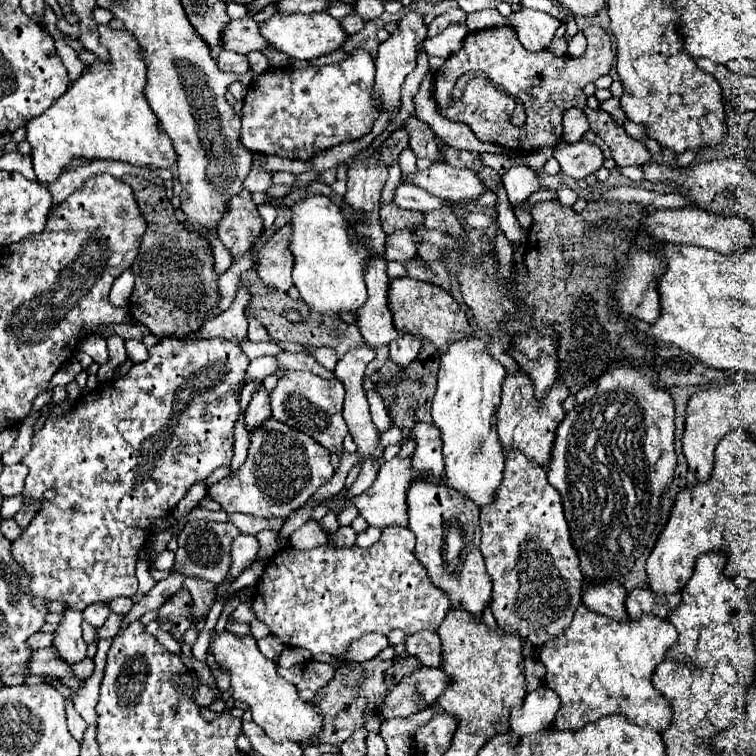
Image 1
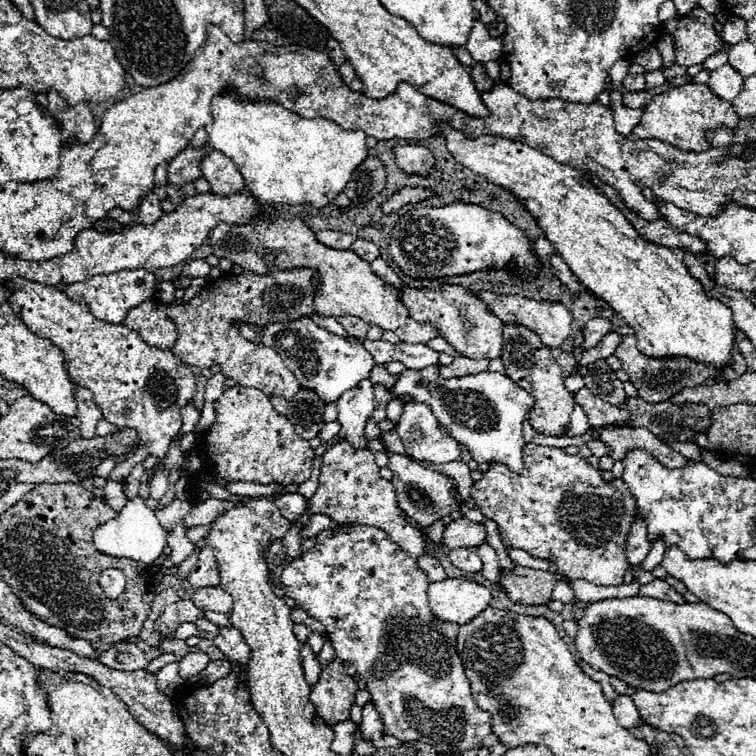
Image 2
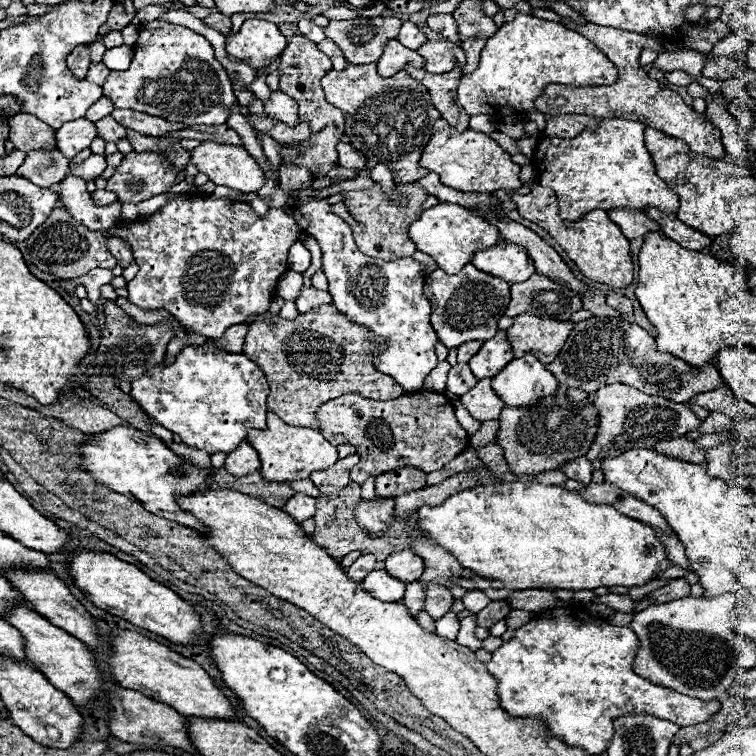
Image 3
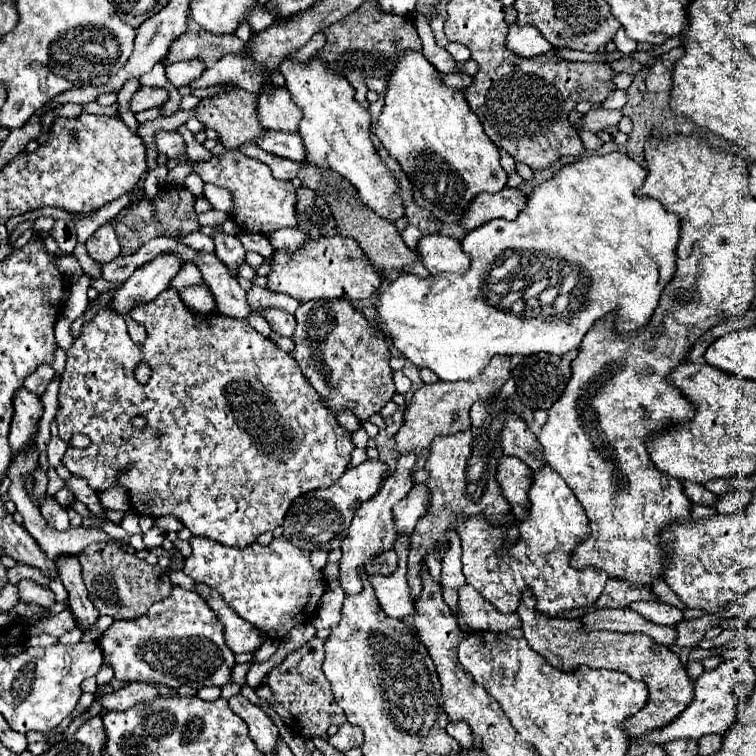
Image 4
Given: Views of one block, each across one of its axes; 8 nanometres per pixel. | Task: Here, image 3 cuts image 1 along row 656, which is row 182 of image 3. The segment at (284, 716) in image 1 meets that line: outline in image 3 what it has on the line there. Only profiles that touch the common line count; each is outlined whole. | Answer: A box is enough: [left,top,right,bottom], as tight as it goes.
[192,142,264,194]

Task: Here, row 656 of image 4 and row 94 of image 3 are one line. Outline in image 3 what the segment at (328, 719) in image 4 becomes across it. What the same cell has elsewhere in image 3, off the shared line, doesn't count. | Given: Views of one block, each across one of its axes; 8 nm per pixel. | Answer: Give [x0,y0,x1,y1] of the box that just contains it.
[278,34,344,178]

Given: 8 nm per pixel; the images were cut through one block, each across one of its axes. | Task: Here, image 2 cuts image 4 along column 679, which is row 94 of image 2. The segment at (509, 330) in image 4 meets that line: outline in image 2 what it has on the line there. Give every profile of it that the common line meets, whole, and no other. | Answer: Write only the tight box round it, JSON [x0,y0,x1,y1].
[204,92,368,208]

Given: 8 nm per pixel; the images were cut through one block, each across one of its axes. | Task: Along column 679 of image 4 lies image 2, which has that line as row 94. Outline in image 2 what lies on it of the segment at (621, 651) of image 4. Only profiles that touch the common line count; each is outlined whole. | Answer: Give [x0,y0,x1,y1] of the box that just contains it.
[632,84,738,152]

